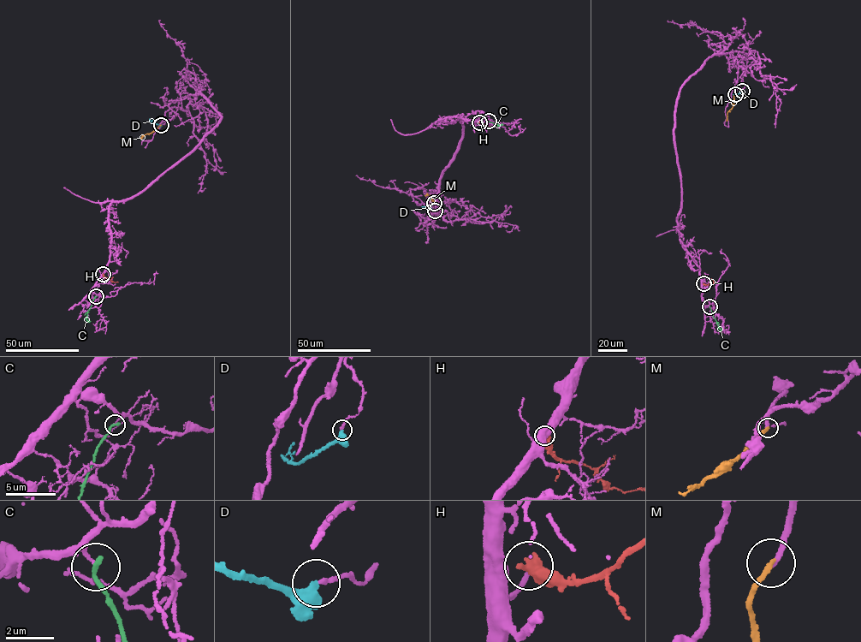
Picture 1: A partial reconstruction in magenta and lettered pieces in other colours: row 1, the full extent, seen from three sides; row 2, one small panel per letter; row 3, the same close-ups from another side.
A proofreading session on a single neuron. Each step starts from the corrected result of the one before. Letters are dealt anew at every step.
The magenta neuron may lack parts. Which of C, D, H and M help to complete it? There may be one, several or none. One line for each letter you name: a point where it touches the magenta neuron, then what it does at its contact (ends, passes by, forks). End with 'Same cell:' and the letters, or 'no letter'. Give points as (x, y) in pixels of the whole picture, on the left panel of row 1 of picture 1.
M: meets magenta at (161, 125); it ends there
Same cell: M

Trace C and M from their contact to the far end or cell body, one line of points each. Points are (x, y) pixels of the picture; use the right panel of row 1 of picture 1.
C: (709, 306), (721, 329)
M: (735, 94), (726, 121)

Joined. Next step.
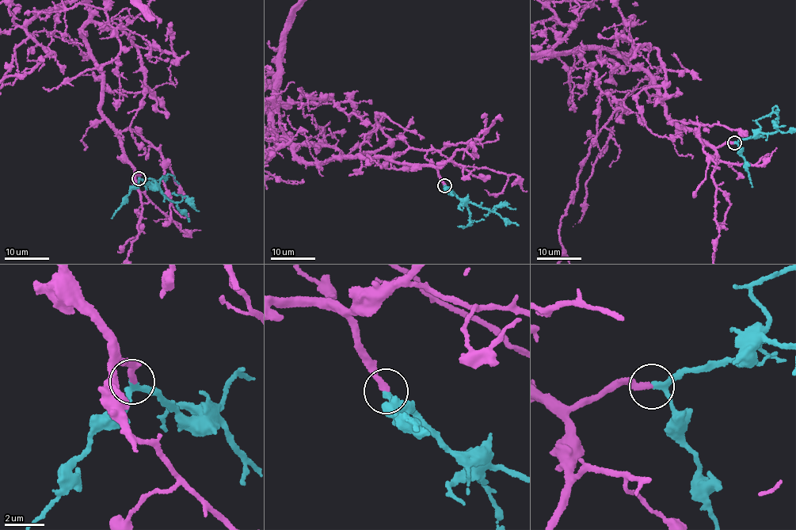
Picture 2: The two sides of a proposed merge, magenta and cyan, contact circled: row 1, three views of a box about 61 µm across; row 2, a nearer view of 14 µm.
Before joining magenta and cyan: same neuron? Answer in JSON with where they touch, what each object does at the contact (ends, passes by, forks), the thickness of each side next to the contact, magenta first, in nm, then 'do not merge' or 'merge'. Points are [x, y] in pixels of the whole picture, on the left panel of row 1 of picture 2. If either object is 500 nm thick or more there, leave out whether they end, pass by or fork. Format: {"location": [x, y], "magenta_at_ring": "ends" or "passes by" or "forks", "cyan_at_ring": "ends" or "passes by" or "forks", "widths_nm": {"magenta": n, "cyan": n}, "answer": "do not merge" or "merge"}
{"location": [139, 178], "magenta_at_ring": "ends", "cyan_at_ring": "passes by", "widths_nm": {"magenta": 320, "cyan": 240}, "answer": "merge"}

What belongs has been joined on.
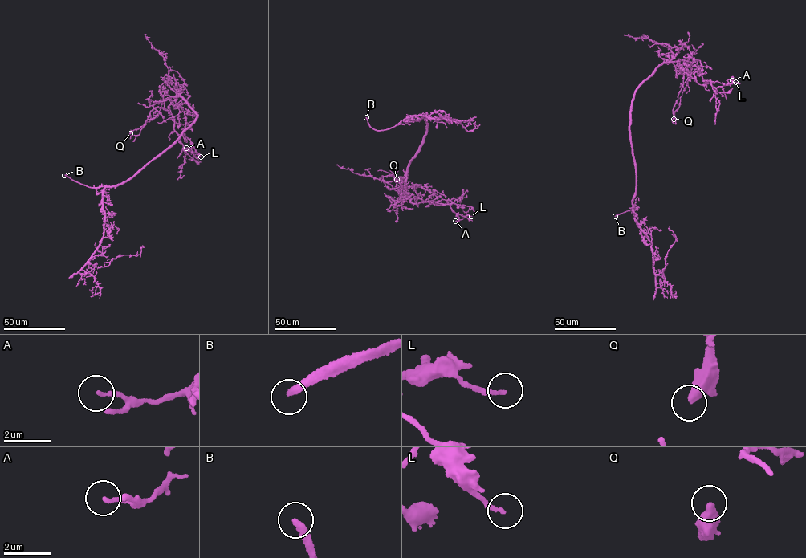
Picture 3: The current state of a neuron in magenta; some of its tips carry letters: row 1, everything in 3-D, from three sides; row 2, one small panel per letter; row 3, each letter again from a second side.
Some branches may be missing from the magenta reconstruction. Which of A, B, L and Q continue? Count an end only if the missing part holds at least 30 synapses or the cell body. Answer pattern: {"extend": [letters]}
{"extend": ["B"]}

